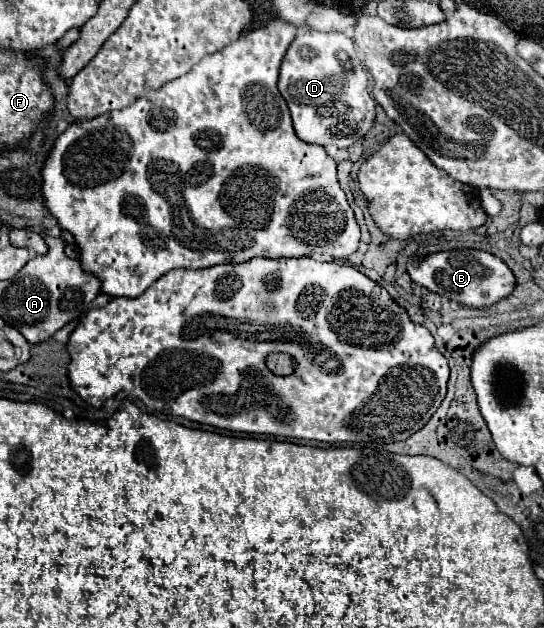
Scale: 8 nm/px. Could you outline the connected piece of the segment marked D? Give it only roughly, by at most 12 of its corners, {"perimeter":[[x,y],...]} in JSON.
{"perimeter":[[300,32],[278,90],[296,136],[350,148],[376,122],[346,34]]}

